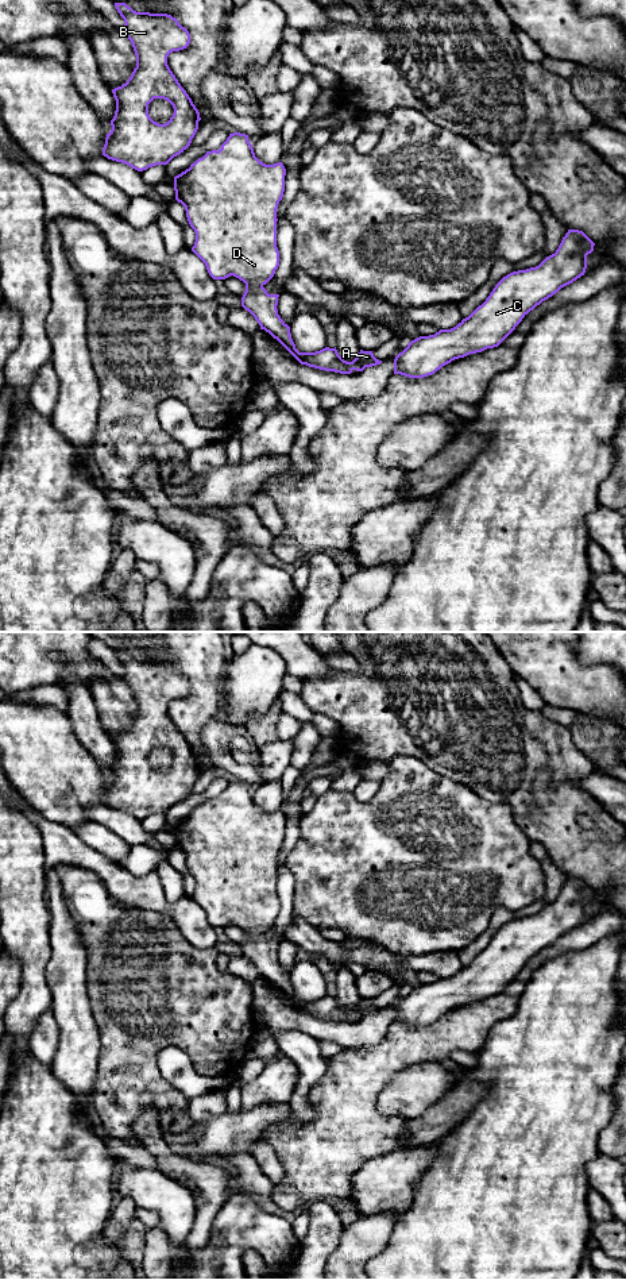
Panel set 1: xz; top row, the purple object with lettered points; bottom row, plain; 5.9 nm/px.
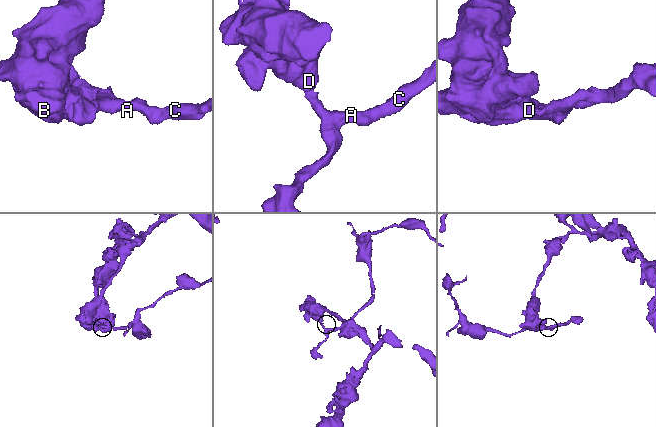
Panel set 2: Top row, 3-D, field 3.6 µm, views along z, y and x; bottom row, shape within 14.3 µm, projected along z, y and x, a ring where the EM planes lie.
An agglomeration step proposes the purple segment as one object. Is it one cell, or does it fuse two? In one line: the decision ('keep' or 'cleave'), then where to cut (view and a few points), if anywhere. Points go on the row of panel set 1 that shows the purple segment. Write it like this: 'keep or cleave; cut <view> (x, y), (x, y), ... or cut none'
cleave; cut xz (246, 284), (262, 286)

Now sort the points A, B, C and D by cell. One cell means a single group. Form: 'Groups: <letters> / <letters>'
Groups: A C / B D

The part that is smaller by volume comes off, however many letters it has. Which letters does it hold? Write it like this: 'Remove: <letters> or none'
Remove: A, C

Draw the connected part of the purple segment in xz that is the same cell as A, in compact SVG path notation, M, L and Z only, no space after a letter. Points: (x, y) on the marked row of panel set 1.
M246 285L241 306L255 317L260 329L277 339L301 365L325 371L351 374L353 370L363 371L366 367L382 363L374 356L372 351L363 350L352 362L344 361L336 347L325 347L316 352L300 352L291 339L290 327L278 315L278 297L279 294L268 294L263 286L251 288Z

